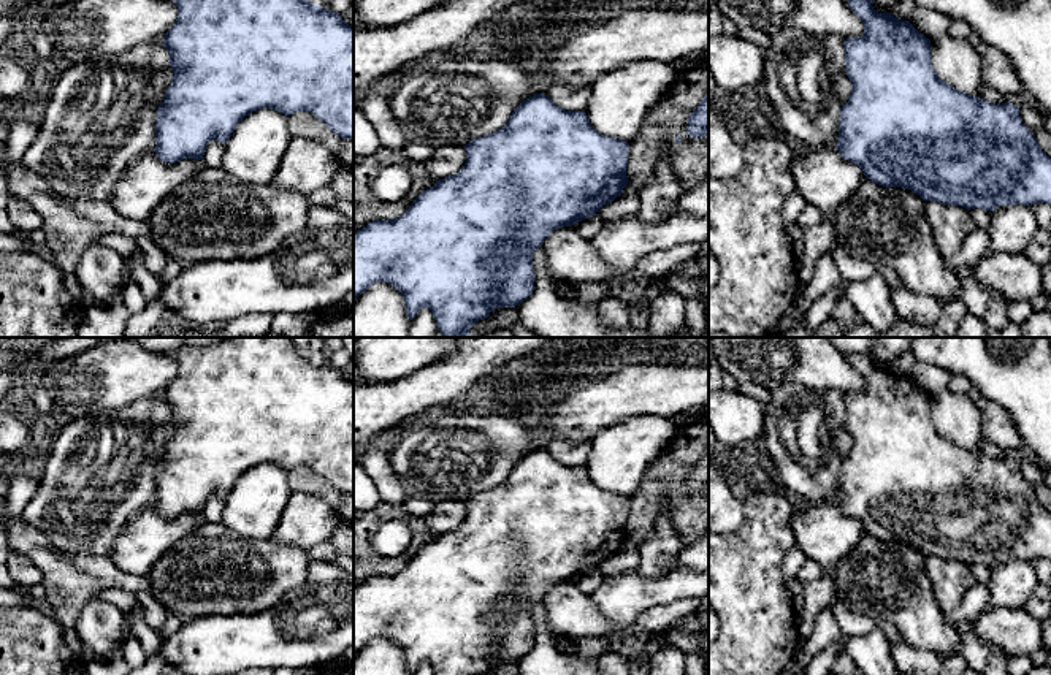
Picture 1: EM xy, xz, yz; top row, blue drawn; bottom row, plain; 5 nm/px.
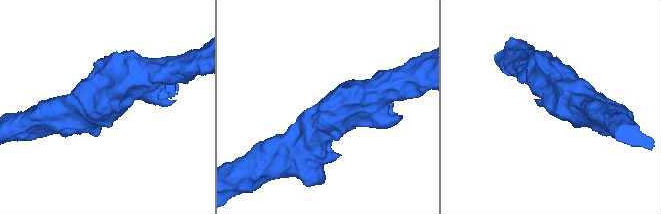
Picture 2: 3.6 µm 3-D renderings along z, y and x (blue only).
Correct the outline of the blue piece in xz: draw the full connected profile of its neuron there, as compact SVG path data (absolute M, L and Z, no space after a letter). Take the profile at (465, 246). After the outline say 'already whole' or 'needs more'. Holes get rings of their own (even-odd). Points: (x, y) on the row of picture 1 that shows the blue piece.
M548 95L523 100L506 125L463 146L464 166L423 190L407 211L392 220L373 220L354 233L354 303L376 282L393 285L412 320L422 307L431 311L445 338L468 338L471 326L499 307L515 307L534 290L533 254L555 230L572 227L621 195L628 185L629 144L601 135L585 111L566 111Z; already whole

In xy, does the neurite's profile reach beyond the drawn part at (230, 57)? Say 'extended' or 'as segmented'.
as segmented

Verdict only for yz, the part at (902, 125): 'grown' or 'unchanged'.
unchanged

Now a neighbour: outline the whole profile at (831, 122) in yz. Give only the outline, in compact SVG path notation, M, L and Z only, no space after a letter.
M783 29L770 35L772 44L764 51L764 87L774 106L783 133L797 138L807 149L820 151L835 146L839 138L840 111L835 105L824 103L815 117L801 111L786 95L780 70L786 57L802 46L804 36L794 29Z

